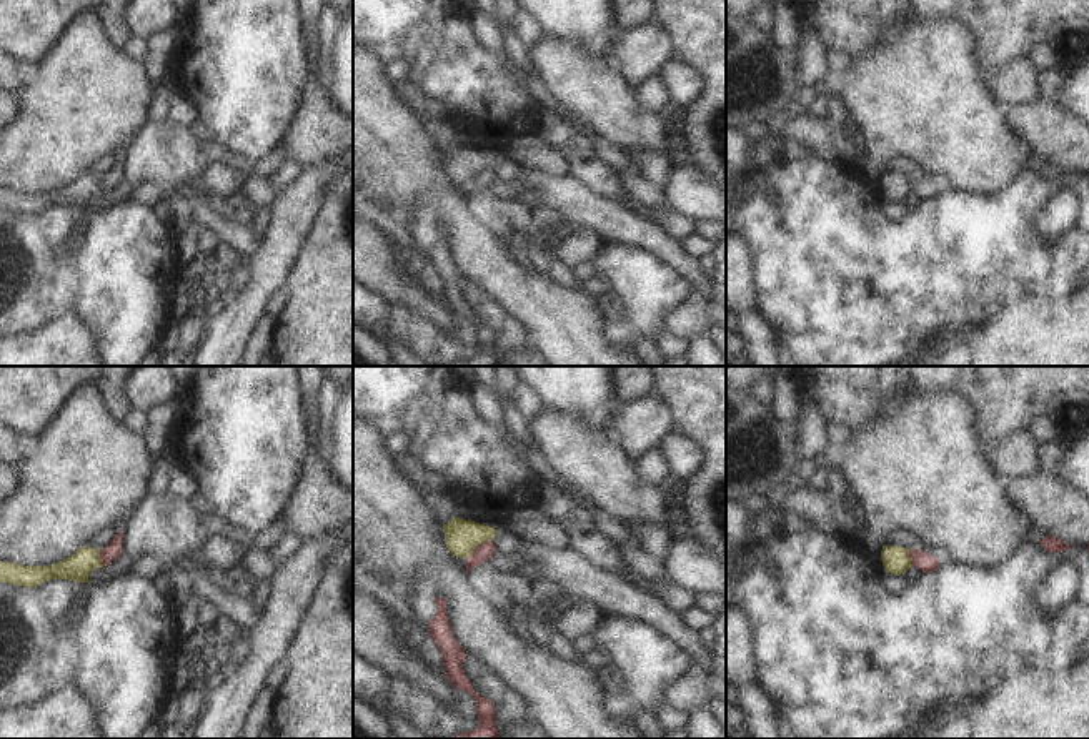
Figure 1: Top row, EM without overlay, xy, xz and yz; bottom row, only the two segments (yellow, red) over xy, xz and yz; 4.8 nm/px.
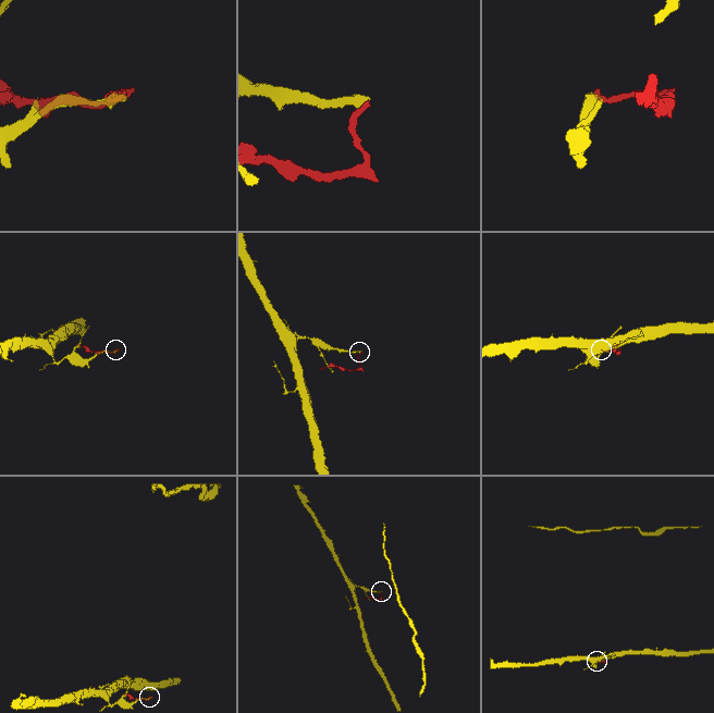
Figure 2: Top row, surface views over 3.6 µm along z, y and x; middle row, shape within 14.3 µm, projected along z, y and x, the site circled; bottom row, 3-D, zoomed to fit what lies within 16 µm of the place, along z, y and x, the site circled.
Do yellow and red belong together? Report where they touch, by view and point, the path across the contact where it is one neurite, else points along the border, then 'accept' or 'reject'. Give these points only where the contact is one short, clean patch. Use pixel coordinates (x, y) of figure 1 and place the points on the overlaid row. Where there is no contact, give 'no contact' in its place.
xz (477, 545) | along xz (492, 540), (482, 541), (465, 558) | reject

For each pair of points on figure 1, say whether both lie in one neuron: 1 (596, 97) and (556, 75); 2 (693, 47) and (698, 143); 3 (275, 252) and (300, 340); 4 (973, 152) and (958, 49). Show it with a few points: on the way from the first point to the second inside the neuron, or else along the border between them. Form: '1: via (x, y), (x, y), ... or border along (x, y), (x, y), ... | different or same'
1: via (586, 87), (571, 75), (566, 75) | same
2: via (708, 70), (706, 120) | same
3: border along (300, 247), (282, 285) | different
4: via (958, 127), (958, 74) | same

